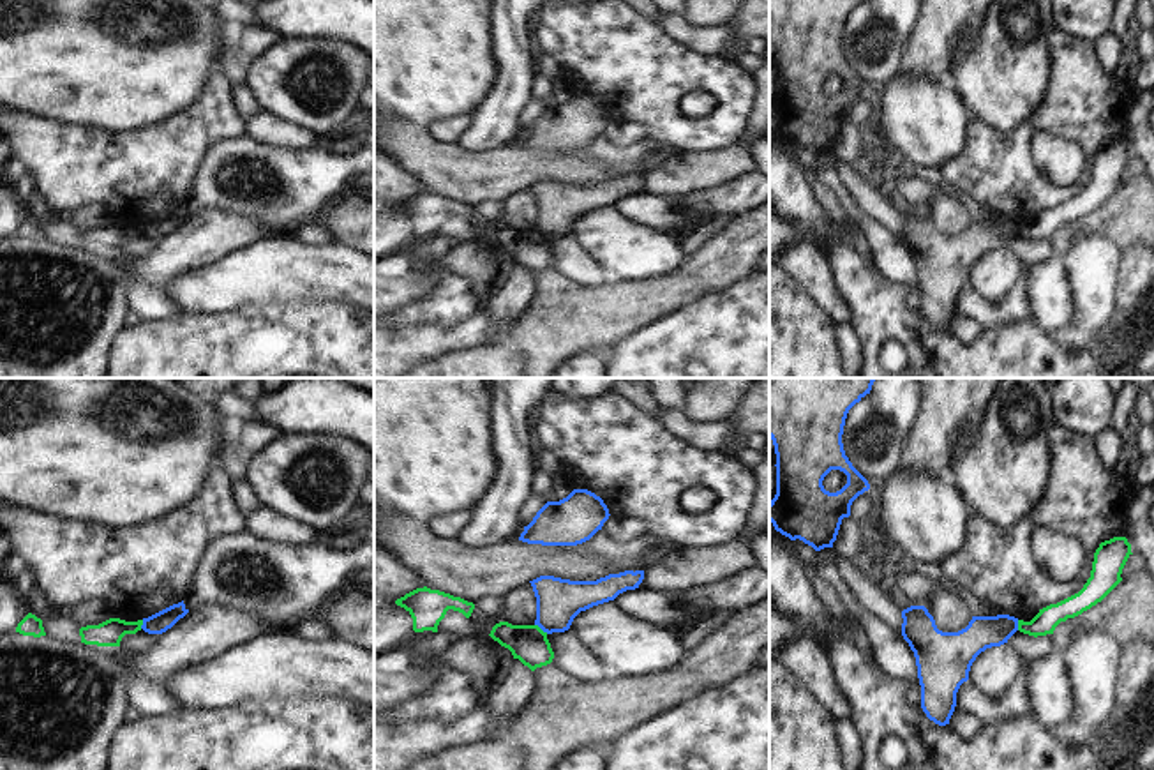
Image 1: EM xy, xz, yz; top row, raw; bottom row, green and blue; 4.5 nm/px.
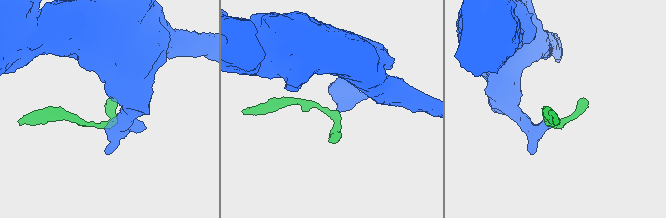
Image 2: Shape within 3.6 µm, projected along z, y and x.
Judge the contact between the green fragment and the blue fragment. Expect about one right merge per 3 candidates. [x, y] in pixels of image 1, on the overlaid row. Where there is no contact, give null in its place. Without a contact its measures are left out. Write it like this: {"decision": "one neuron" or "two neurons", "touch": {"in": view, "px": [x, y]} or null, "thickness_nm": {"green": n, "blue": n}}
{"decision": "two neurons", "touch": {"in": "xz", "px": [540, 629]}, "thickness_nm": {"green": 170, "blue": 200}}

